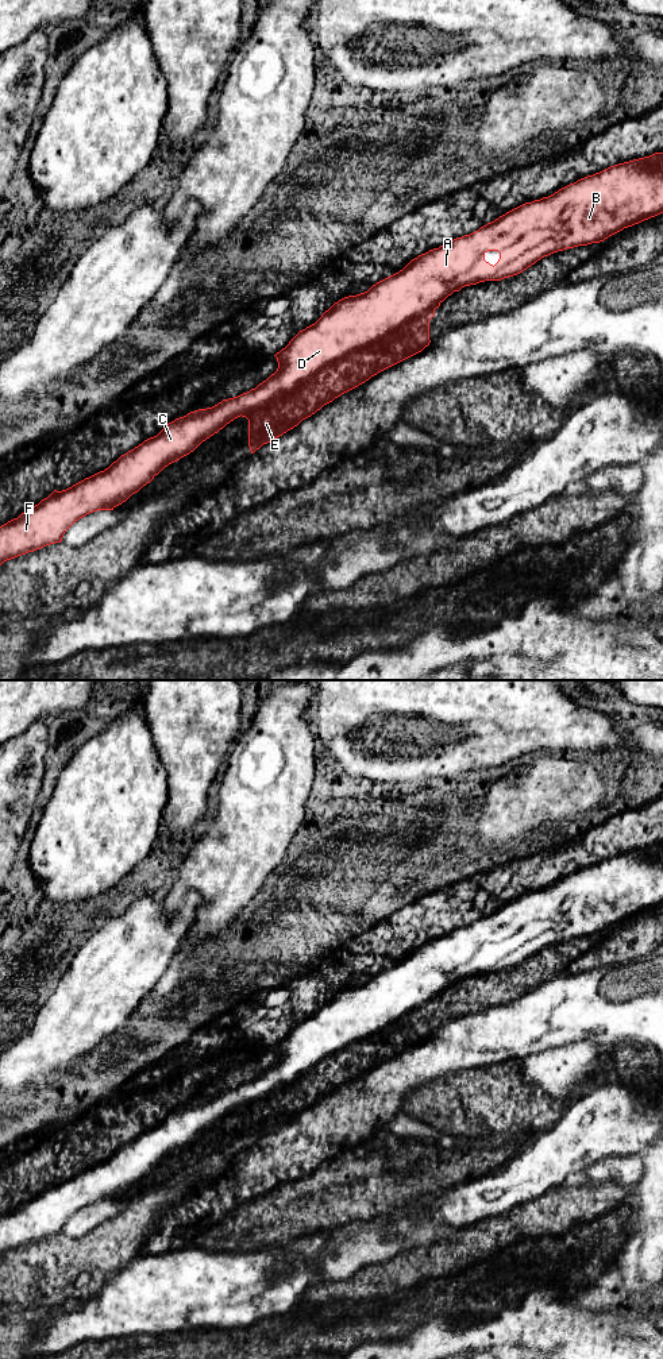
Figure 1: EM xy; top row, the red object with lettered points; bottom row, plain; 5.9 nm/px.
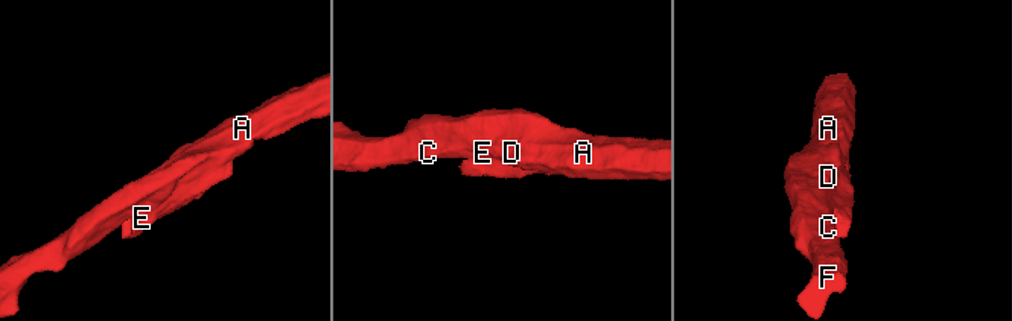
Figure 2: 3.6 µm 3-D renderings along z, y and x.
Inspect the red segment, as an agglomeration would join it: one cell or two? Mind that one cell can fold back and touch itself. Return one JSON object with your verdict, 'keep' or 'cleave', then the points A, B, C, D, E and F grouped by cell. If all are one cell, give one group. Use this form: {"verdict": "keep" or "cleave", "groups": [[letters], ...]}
{"verdict": "cleave", "groups": [["A", "B", "C", "D", "F"], ["E"]]}

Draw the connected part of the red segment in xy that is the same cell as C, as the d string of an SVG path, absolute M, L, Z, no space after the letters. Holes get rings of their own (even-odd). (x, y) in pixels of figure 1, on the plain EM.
M655 843L581 869L548 888L506 903L470 926L419 946L402 961L377 973L367 982L339 991L315 1015L300 1022L274 1046L278 1053L277 1062L255 1080L176 1109L157 1127L122 1146L104 1162L66 1181L54 1181L32 1200L1 1216L0 1256L46 1236L61 1233L65 1223L76 1212L97 1201L113 1201L150 1174L165 1158L193 1143L235 1109L267 1097L277 1088L293 1082L323 1058L382 1030L443 993L454 982L473 974L517 966L544 947L604 933L624 919L660 904L663 904L663 843ZM487 942L500 943L494 957L485 951Z

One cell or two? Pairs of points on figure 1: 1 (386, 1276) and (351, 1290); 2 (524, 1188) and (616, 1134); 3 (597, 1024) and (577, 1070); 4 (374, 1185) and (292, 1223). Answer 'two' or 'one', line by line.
1: one
2: one
3: two
4: one

